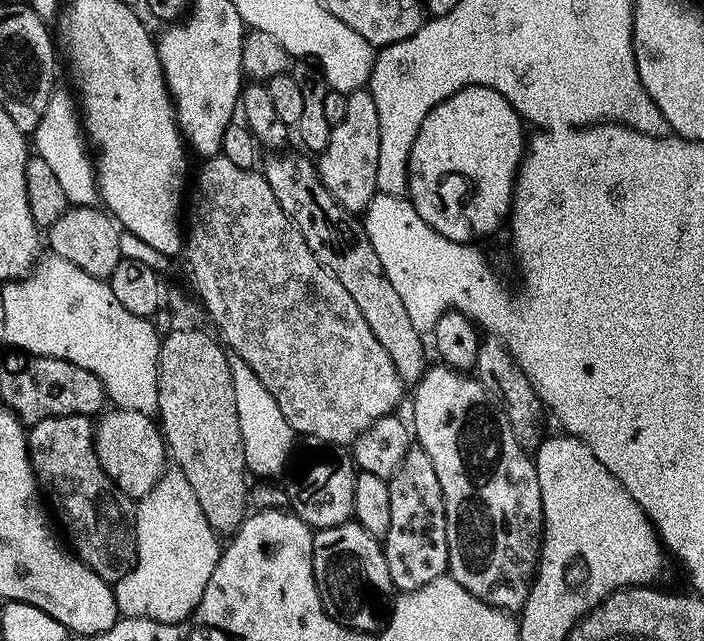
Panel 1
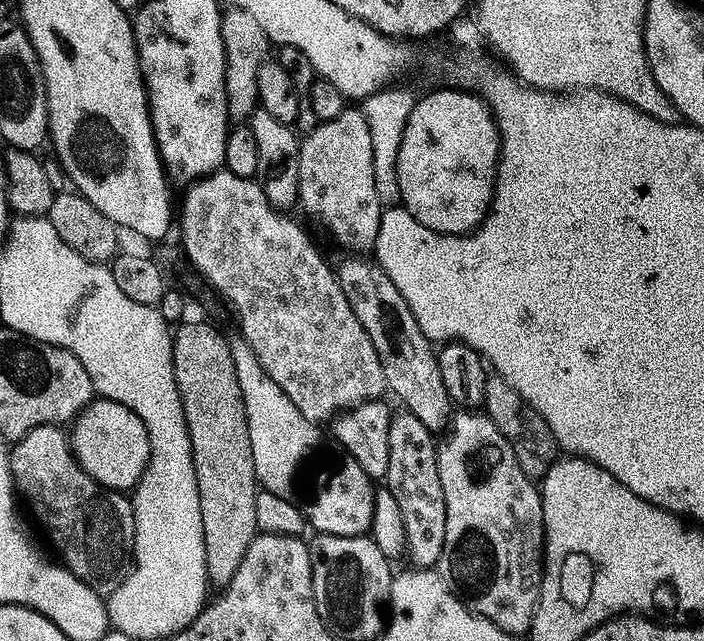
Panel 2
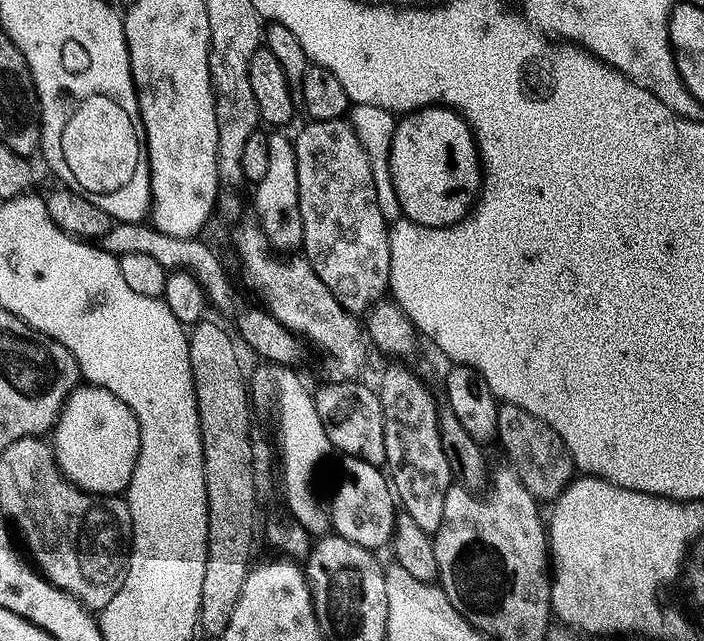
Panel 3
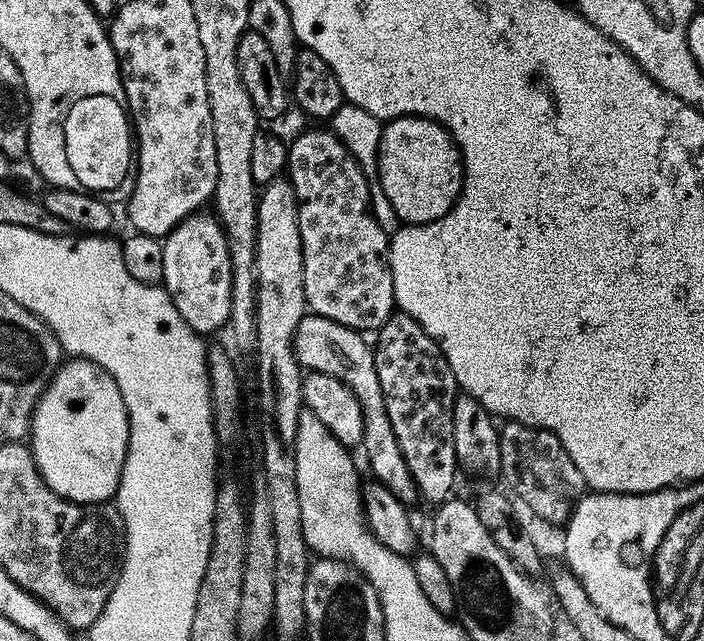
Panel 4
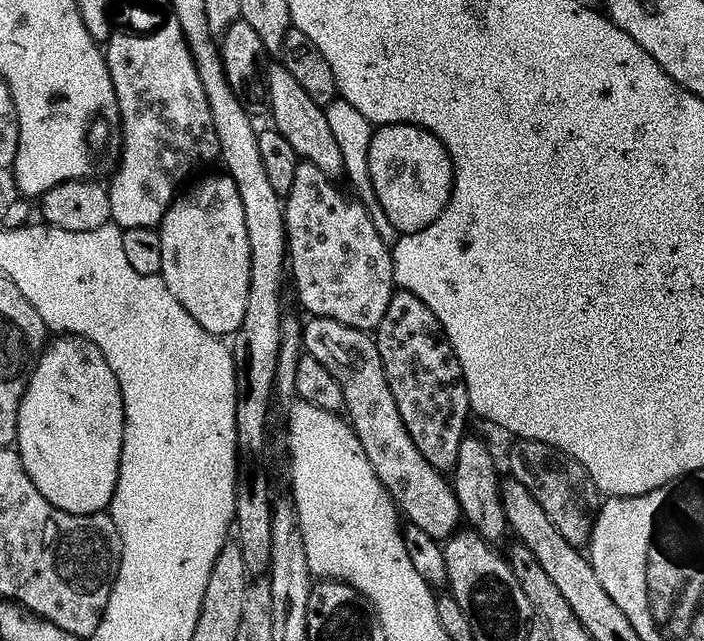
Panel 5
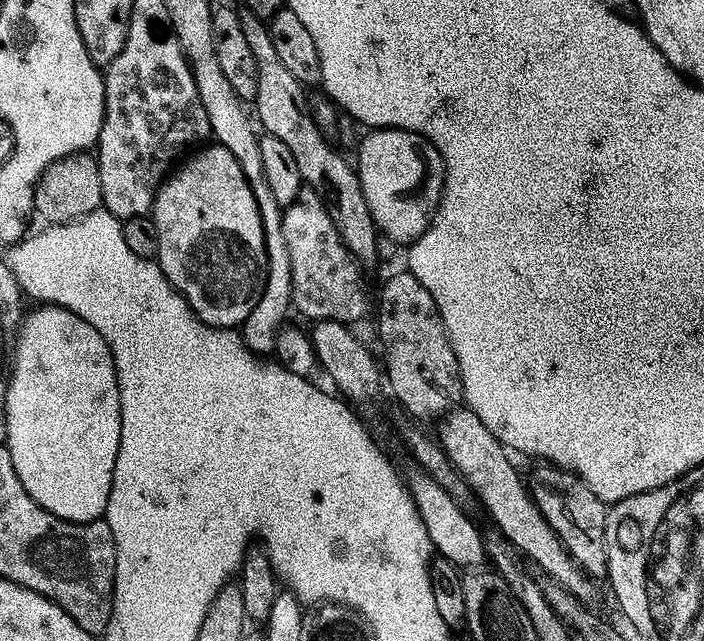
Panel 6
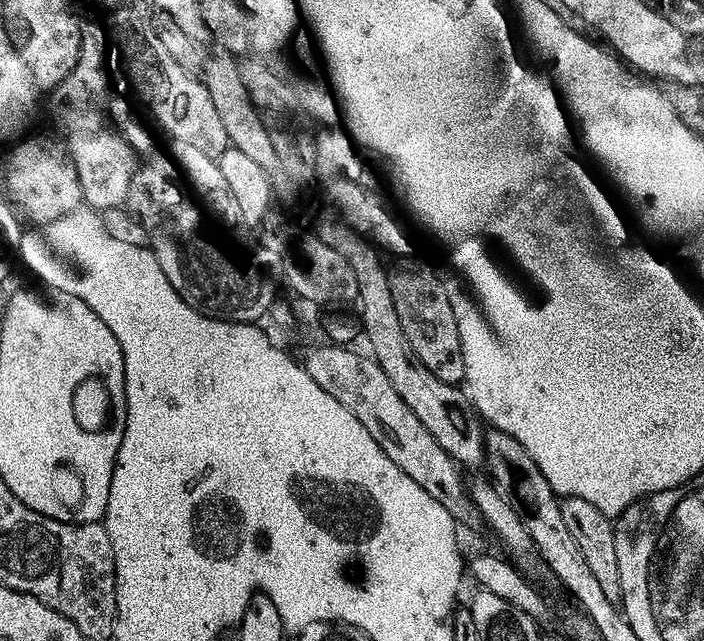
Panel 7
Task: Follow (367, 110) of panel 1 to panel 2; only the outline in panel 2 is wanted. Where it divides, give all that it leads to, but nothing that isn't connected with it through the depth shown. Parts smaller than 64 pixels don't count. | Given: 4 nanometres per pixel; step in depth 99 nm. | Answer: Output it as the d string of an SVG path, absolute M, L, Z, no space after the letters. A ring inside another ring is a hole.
M345 106L333 120L317 123L301 139L298 154L298 201L342 247L352 254L368 254L376 247L382 205L374 190L374 146L370 146L370 126L366 126L363 107Z

